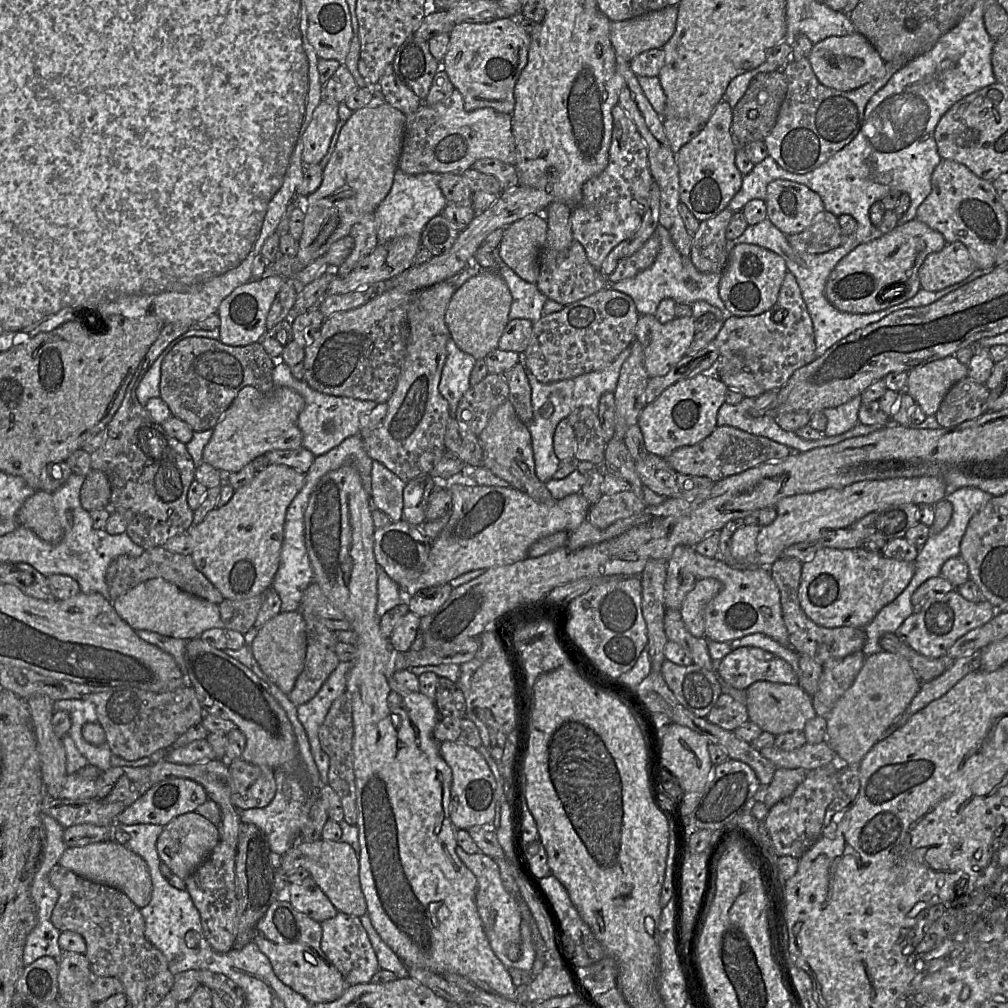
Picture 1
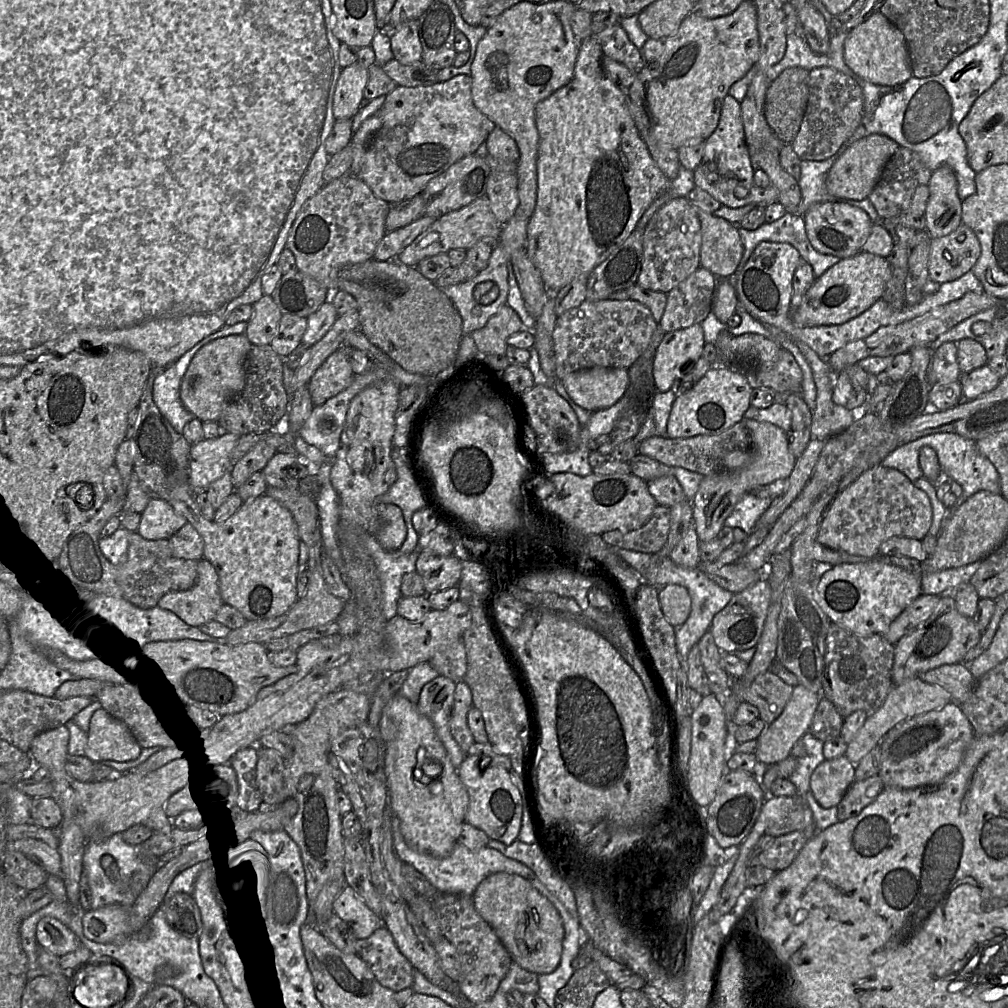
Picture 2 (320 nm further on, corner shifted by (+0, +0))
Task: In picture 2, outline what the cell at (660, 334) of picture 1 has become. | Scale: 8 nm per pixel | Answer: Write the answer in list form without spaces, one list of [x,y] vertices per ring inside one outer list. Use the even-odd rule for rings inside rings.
[[[701,324],[667,332],[655,354],[653,376],[658,392],[671,390],[681,371],[702,356],[705,345]],[[687,366],[687,367],[686,367]]]

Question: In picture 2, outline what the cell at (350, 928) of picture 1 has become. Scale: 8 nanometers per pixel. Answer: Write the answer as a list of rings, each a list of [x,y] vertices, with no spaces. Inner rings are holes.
[[[385,926],[368,938],[356,939],[355,954],[368,965],[382,986],[394,992],[411,988],[415,969],[399,951]]]

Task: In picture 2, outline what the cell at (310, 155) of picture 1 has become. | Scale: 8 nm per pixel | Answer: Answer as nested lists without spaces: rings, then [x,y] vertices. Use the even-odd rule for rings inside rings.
[[[355,62],[343,68],[333,95],[335,120],[352,119],[359,109],[368,82],[368,69]]]

